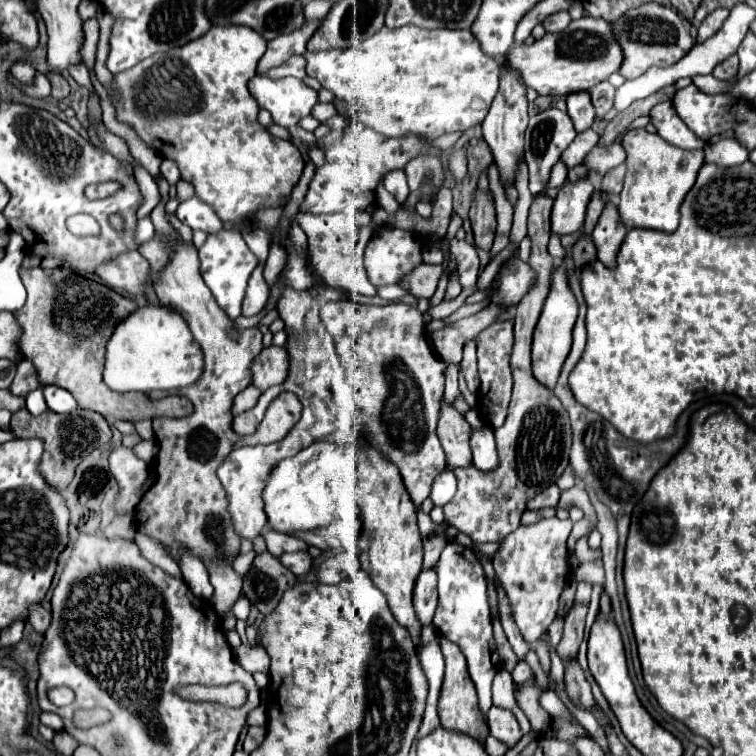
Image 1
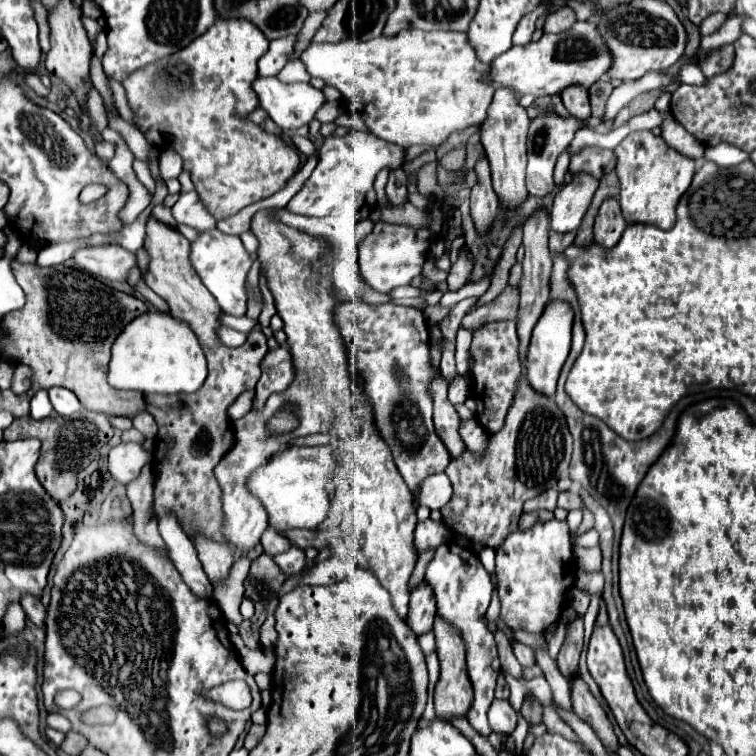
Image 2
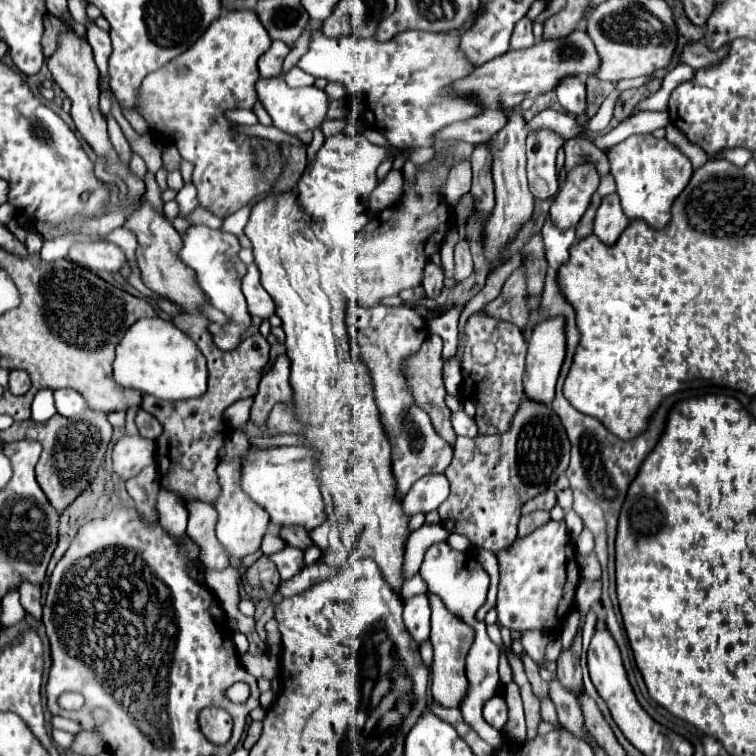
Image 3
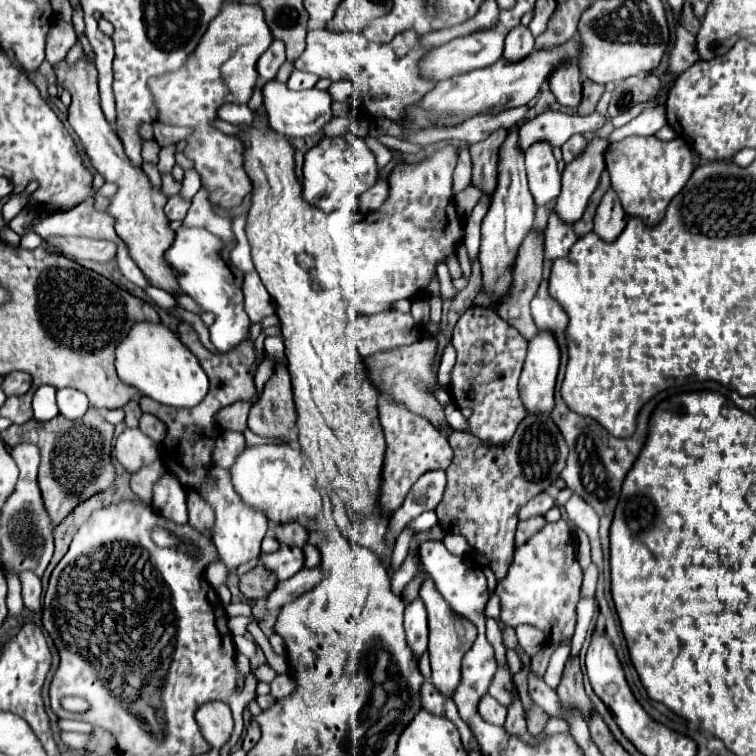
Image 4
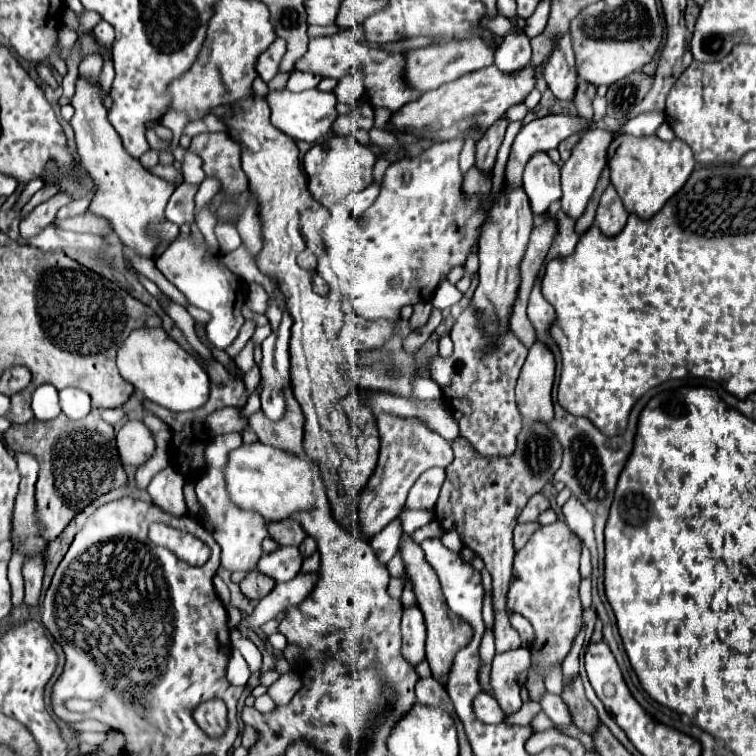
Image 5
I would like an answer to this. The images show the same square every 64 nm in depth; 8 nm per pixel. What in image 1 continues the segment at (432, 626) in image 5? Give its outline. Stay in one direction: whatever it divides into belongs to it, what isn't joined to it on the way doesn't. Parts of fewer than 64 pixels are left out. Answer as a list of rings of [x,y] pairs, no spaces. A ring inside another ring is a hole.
[[[440,634],[440,648],[444,654],[444,662],[446,662],[446,672],[444,672],[444,682],[442,682],[442,692],[440,692],[440,702],[438,702],[438,716],[444,728],[456,728],[460,732],[468,732],[468,736],[472,738],[480,738],[484,740],[488,736],[488,726],[486,720],[480,720],[480,710],[478,710],[478,700],[476,700],[476,690],[474,684],[468,676],[466,670],[466,658],[460,652],[458,644],[452,644],[450,640],[444,640],[444,636]]]

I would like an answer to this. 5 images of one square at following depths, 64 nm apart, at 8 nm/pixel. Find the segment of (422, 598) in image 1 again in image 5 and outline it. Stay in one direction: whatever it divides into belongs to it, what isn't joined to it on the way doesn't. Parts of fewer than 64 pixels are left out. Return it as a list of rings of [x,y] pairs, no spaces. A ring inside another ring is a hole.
[[[414,606],[402,614],[402,656],[412,666],[424,660],[424,618]]]

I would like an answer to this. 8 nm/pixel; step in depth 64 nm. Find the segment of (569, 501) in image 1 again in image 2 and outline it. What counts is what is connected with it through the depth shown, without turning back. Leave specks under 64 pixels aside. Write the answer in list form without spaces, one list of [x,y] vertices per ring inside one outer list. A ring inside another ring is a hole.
[[[560,492],[558,496],[558,506],[564,508],[564,510],[574,510],[574,508],[582,508],[582,502],[578,498],[576,492]]]

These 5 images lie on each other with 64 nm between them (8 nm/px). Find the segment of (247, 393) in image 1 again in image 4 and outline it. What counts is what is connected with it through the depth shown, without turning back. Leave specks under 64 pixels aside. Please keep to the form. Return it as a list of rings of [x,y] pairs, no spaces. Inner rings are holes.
[[[240,402],[240,404],[232,404],[222,408],[216,414],[216,424],[222,430],[234,430],[234,432],[244,432],[246,426],[246,418],[248,418],[248,410],[250,410],[250,402]]]

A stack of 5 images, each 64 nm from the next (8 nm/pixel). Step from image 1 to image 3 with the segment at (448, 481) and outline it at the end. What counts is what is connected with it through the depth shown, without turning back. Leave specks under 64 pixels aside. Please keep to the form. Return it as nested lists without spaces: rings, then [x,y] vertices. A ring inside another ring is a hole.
[[[428,474],[420,478],[402,500],[402,510],[406,516],[414,516],[424,510],[436,510],[448,498],[450,486],[444,474]]]

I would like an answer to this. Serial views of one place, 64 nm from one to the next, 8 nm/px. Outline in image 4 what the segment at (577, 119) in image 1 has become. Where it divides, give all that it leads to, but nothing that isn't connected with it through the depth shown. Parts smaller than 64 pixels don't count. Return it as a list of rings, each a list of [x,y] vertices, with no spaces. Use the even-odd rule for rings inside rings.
[[[566,62],[562,66],[556,66],[548,78],[548,84],[560,104],[574,108],[580,104],[582,84],[580,84],[580,72],[576,62]]]

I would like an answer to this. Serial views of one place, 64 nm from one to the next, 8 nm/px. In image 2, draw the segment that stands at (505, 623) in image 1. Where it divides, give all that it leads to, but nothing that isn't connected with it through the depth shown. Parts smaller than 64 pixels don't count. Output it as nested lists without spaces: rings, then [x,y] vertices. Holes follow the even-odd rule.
[[[514,642],[514,644],[512,644],[512,648],[514,648],[514,654],[516,654],[516,658],[518,658],[518,662],[520,662],[522,666],[534,666],[534,664],[536,664],[536,662],[534,662],[532,648],[530,648],[530,646],[520,644],[520,642]]]

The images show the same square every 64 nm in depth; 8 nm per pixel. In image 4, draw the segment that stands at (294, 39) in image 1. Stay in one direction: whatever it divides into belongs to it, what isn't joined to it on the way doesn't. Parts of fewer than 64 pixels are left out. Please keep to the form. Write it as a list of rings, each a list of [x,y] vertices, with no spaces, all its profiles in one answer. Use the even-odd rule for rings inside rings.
[[[274,40],[274,42],[270,44],[270,48],[260,56],[260,60],[258,60],[258,64],[256,64],[262,82],[274,80],[278,68],[284,64],[284,60],[286,60],[286,56],[284,56],[284,42]]]

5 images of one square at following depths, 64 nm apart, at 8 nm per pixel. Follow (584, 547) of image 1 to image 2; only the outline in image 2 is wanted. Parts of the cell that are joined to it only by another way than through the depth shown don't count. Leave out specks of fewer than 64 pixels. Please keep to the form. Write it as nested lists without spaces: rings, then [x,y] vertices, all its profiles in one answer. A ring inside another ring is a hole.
[[[574,548],[574,558],[576,558],[576,566],[578,570],[586,570],[586,572],[598,572],[600,570],[600,562],[602,562],[602,554],[600,548]]]

